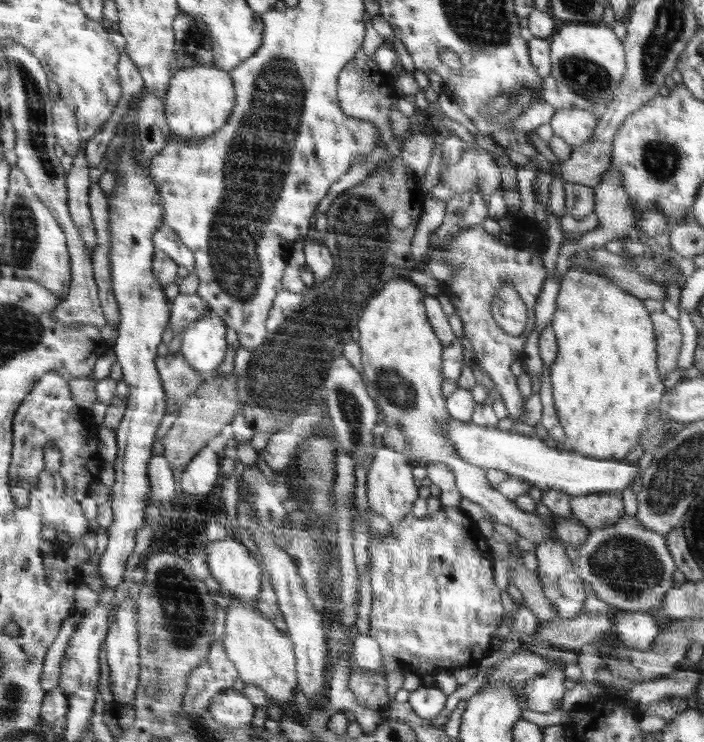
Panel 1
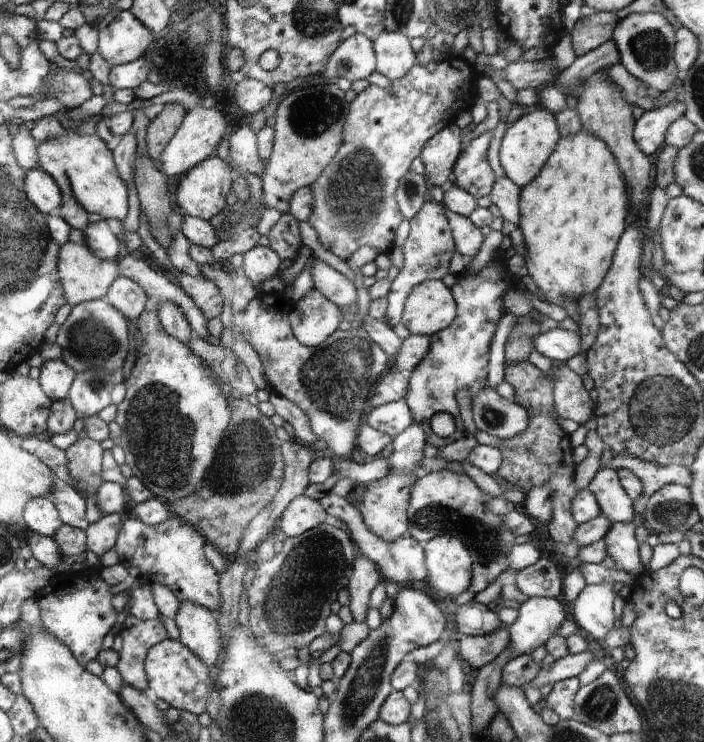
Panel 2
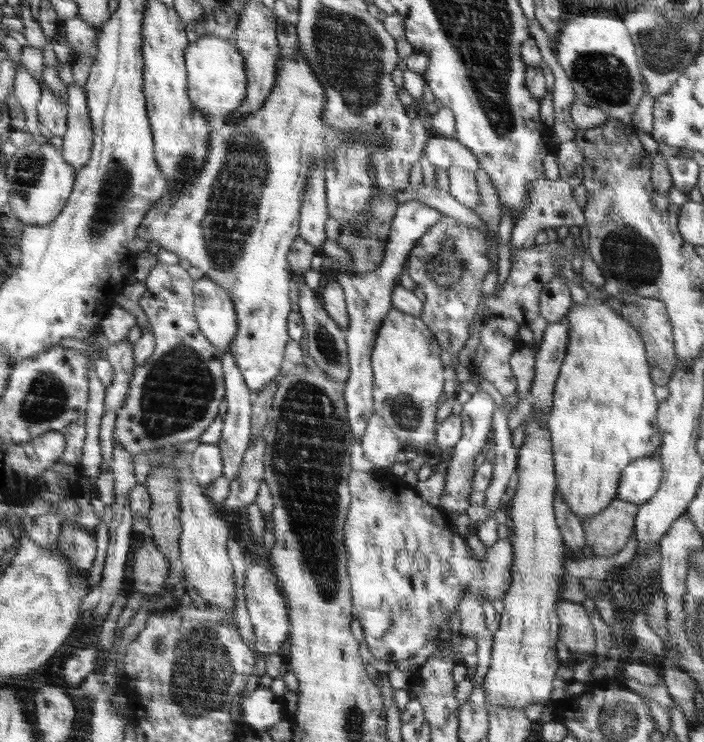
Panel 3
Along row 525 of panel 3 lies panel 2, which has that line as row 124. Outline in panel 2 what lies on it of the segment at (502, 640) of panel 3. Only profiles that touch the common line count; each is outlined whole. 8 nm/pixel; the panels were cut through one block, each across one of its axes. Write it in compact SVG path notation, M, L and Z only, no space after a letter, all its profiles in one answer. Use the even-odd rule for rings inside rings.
M538 108L518 118L507 128L499 150L500 163L504 168L505 176L523 189L538 176L546 160L554 152L560 137L558 126L554 122L554 114L550 114L548 109Z

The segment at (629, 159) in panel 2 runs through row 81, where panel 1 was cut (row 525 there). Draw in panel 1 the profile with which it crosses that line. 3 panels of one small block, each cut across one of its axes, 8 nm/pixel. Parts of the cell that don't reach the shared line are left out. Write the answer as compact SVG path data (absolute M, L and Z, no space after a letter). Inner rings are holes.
M621 491L571 495L569 503L577 522L589 529L609 527L625 514Z

